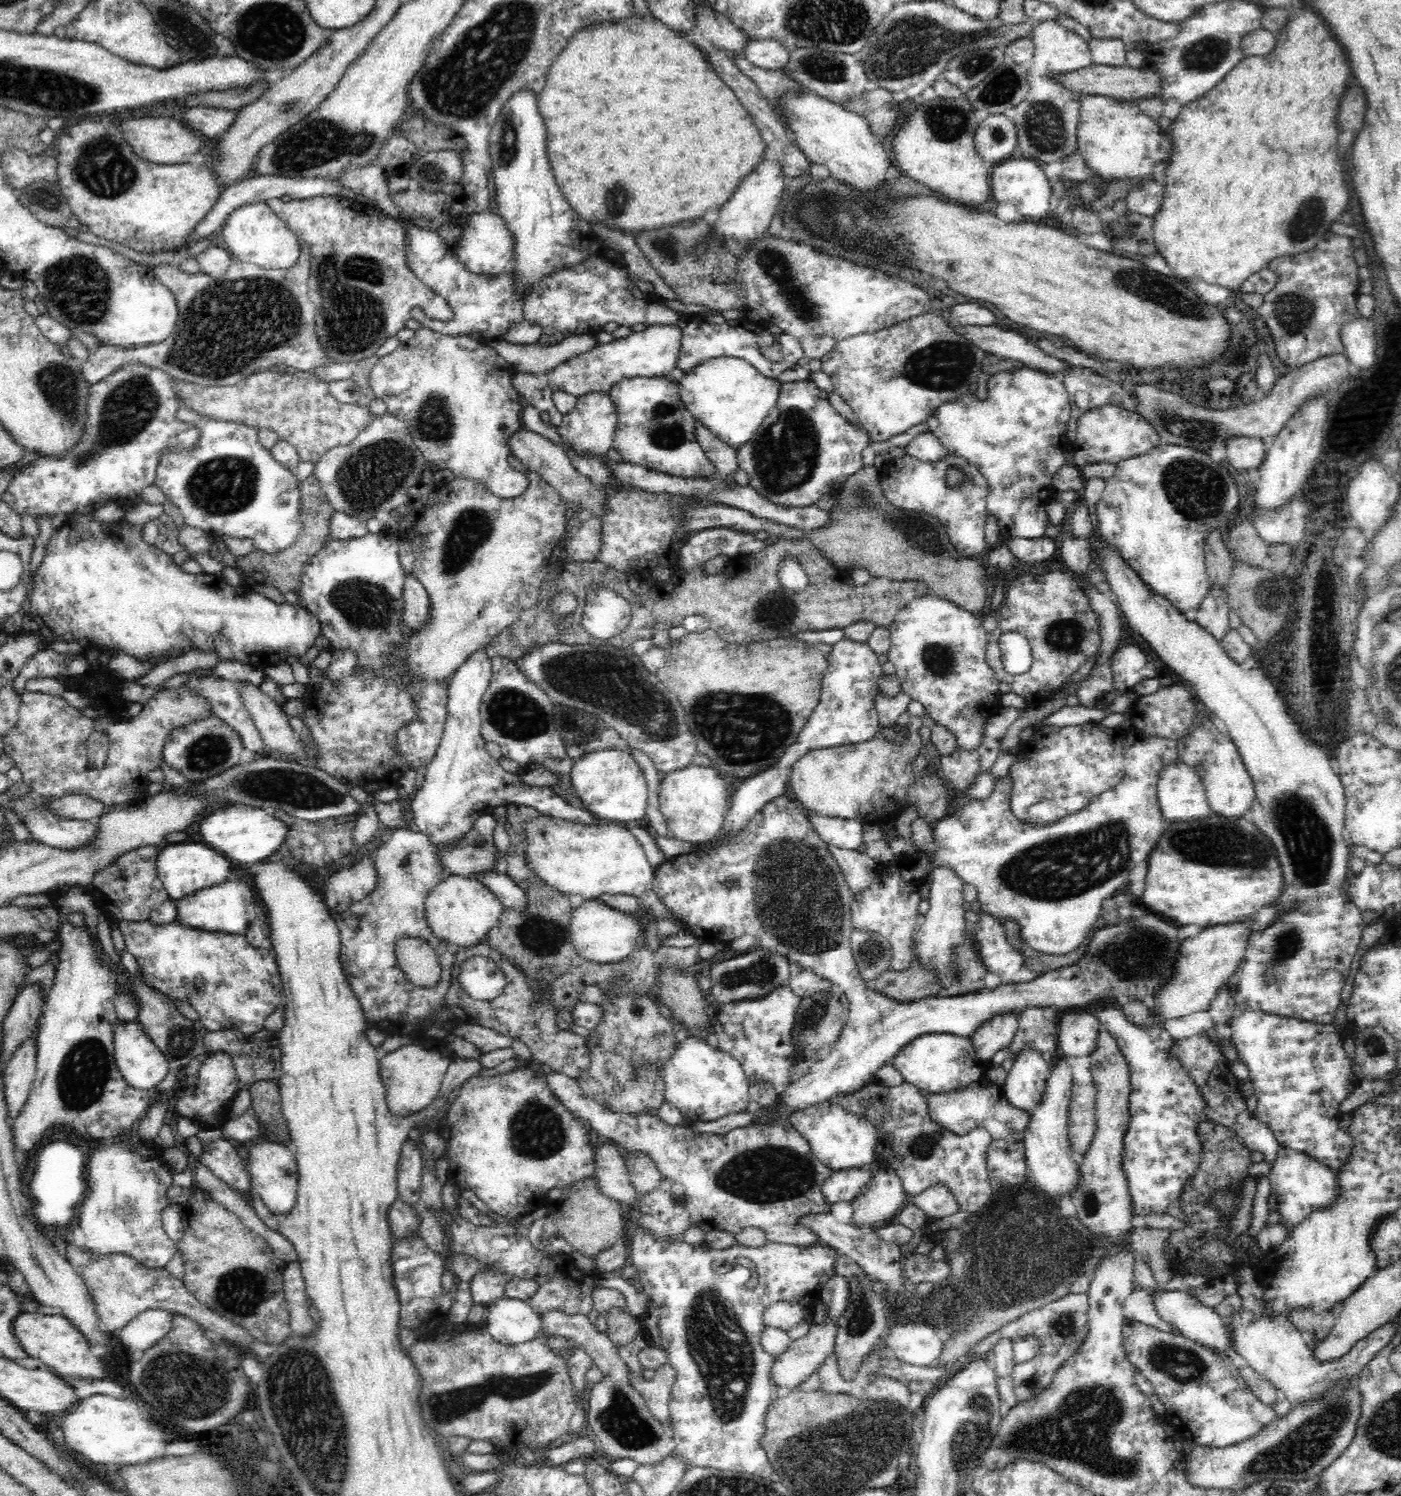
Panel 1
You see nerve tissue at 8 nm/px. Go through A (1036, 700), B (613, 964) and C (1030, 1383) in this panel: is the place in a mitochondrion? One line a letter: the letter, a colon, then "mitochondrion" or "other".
A: other
B: other
C: mitochondrion

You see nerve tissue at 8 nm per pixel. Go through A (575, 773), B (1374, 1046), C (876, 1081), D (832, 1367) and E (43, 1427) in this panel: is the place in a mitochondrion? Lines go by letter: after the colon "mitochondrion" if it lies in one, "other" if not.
A: other
B: mitochondrion
C: other
D: other
E: other

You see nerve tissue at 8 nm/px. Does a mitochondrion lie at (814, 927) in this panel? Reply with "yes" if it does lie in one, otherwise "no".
yes

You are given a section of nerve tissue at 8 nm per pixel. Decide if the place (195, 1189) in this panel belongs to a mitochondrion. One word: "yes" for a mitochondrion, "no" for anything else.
no

